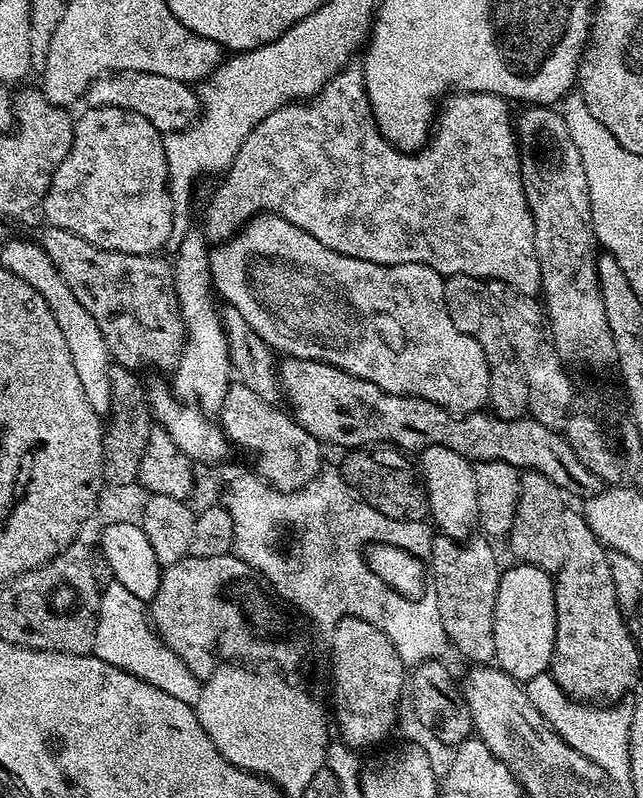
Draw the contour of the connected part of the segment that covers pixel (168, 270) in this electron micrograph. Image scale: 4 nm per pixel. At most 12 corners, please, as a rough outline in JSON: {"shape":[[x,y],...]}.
{"shape":[[44,226],[46,250],[115,363],[175,365],[186,343],[163,255]]}

